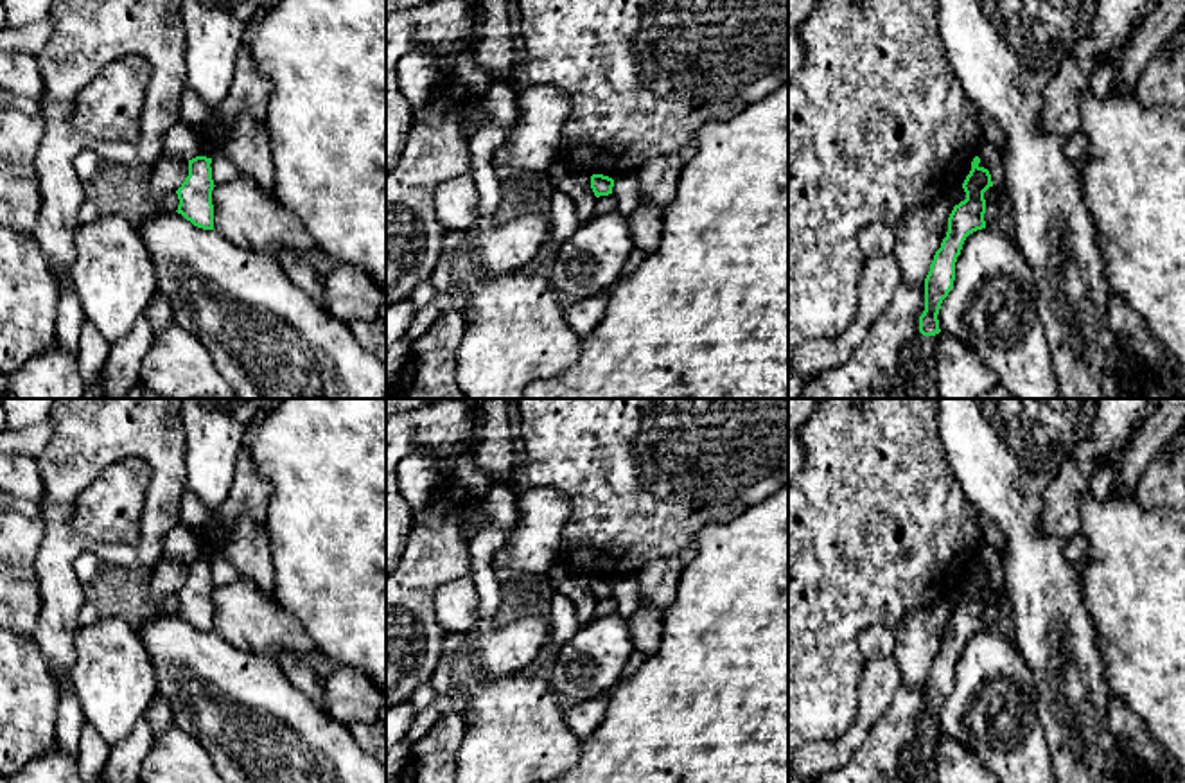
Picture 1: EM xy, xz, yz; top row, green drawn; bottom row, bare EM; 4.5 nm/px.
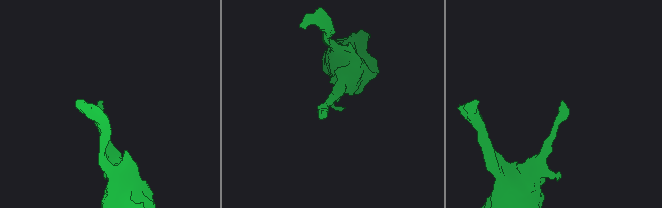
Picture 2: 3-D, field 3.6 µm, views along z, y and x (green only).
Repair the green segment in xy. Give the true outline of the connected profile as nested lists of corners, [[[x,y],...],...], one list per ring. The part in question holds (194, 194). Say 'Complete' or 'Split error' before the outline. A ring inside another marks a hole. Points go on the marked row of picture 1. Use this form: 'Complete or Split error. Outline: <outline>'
Complete. Outline: [[[196,156],[189,160],[189,176],[176,190],[180,205],[178,214],[181,214],[194,226],[203,230],[214,230],[214,205],[212,205],[212,158]]]

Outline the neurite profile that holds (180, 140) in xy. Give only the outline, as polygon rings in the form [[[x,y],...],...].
[[[178,120],[163,136],[162,158],[181,156],[192,160],[199,156],[201,142],[196,131]]]

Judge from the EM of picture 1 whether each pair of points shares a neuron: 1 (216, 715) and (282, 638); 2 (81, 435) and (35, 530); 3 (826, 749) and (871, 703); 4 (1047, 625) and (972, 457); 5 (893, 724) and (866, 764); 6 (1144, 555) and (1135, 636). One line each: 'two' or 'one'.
1: two
2: two
3: one
4: one
5: one
6: one

